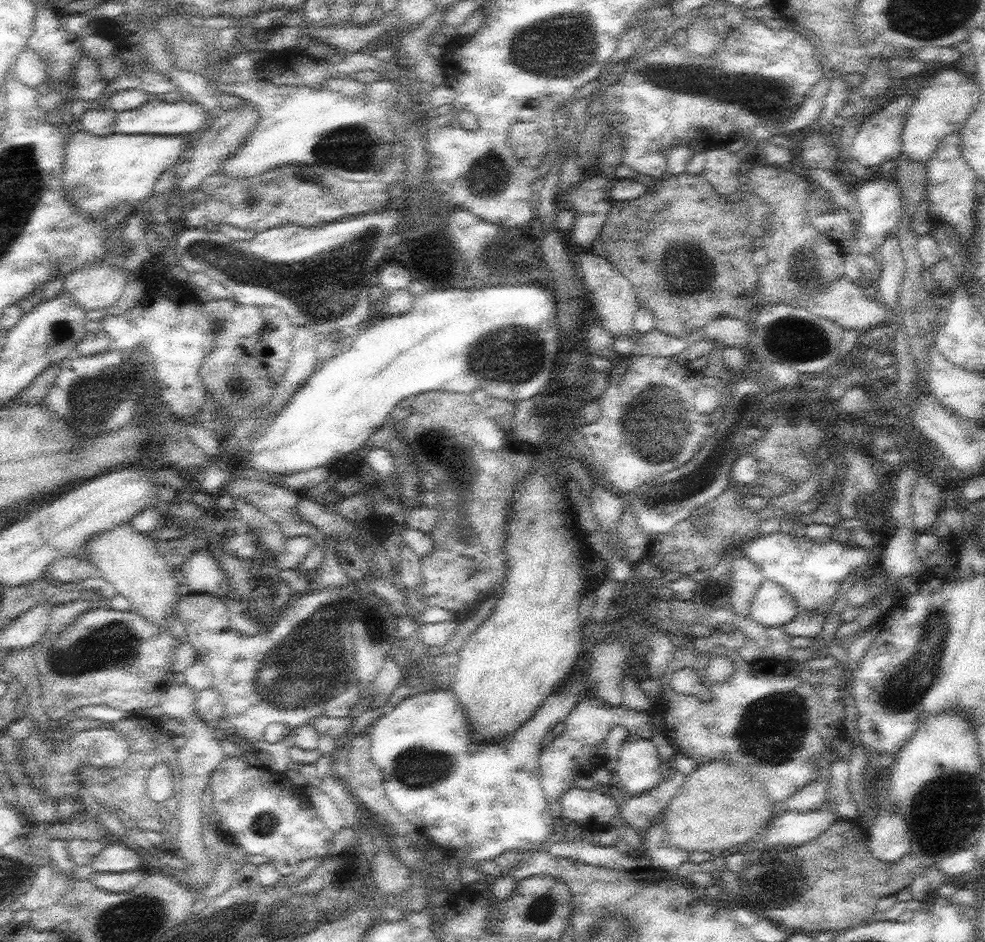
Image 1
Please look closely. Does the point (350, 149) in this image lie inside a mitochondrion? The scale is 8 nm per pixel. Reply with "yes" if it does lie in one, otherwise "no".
yes

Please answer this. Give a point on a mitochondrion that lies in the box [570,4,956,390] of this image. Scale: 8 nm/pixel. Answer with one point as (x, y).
(761, 97)

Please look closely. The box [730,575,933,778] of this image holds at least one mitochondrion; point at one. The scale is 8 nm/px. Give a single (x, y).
(773, 729)

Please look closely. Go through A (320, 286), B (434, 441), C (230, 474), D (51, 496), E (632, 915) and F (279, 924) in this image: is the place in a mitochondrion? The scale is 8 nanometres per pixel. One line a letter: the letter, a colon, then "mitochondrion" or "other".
A: mitochondrion
B: mitochondrion
C: other
D: other
E: other
F: mitochondrion

